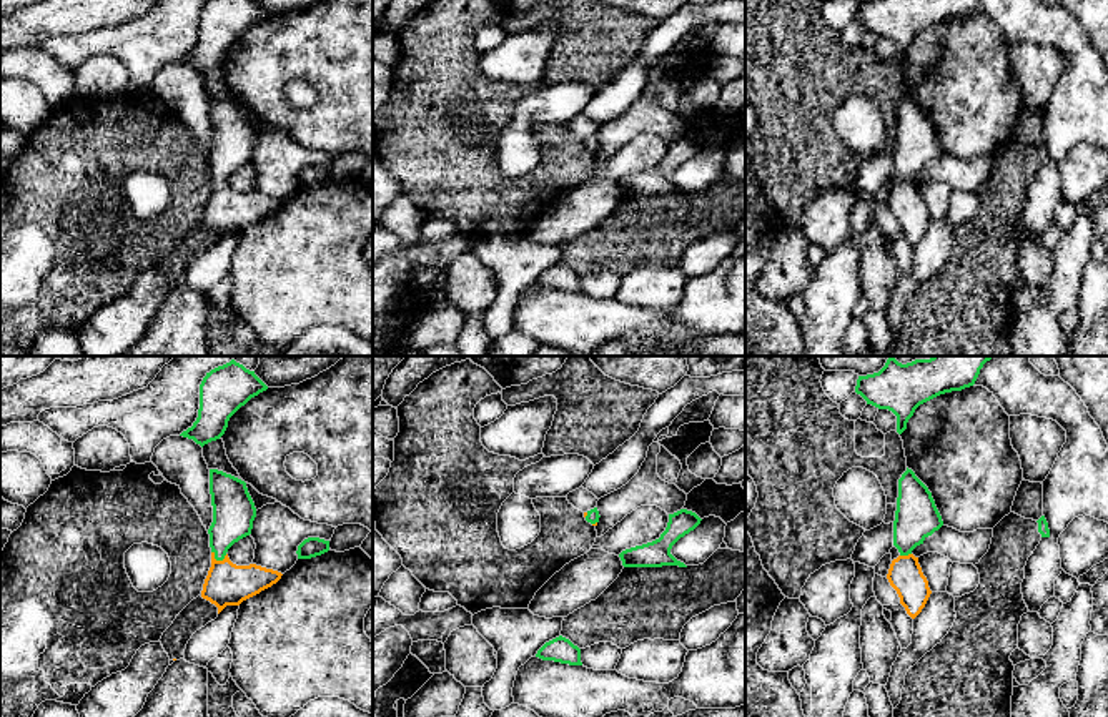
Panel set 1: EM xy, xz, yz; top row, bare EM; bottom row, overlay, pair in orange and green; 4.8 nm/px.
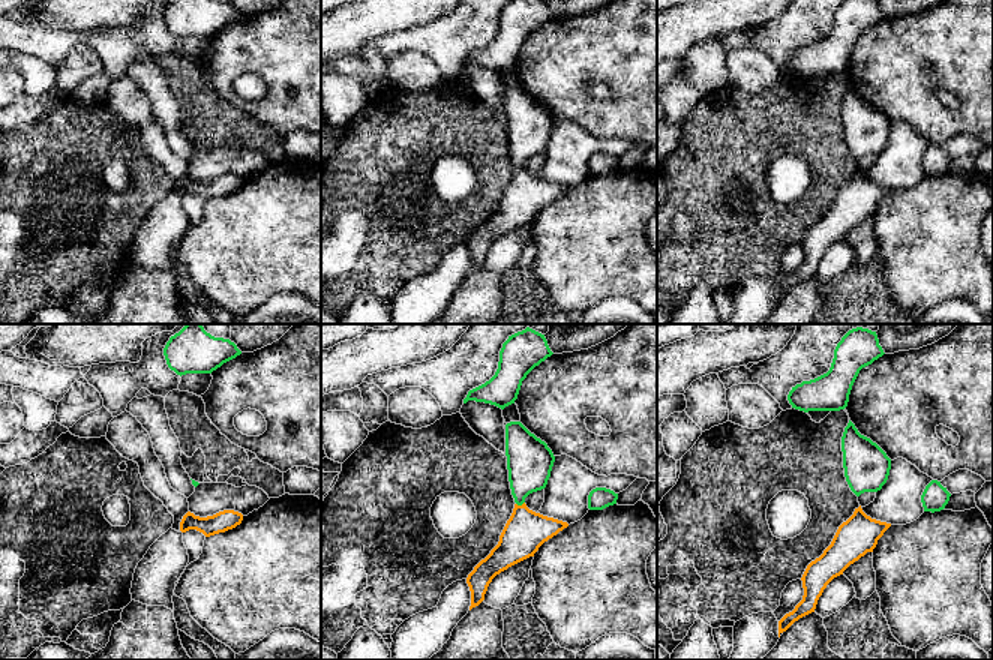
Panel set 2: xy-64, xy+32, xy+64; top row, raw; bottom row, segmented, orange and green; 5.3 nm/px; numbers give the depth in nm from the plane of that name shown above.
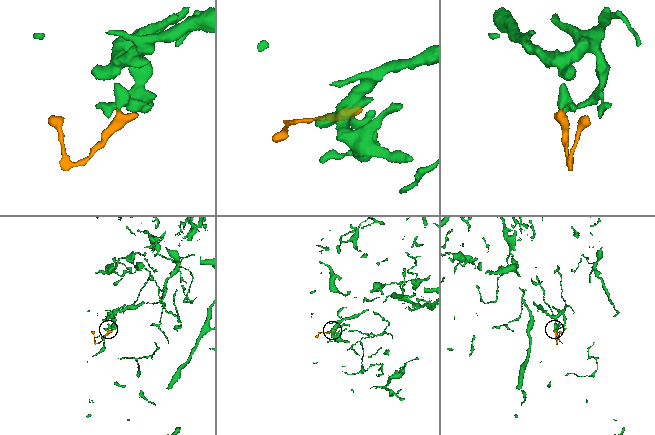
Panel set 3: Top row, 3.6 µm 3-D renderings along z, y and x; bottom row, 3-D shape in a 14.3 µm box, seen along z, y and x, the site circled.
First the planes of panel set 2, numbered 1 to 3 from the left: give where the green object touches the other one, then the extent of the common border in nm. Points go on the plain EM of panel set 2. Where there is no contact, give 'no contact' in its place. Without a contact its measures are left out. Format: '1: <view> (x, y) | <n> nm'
1: no contact
2: xy+32 (519, 170) | 50 nm
3: no contact

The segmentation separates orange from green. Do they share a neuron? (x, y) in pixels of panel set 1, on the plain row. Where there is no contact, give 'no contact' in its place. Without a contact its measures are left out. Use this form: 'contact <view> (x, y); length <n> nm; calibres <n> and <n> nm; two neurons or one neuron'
contact xy (218, 188); length 80 nm; calibres 200 and 200 nm; one neuron

